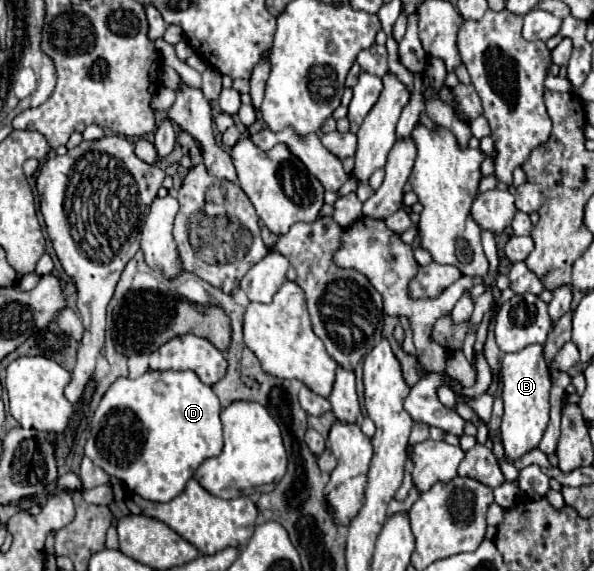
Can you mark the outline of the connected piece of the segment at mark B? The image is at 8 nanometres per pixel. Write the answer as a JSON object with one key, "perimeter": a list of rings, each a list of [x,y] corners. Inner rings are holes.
{"perimeter":[[[533,344],[515,354],[505,354],[501,360],[503,370],[503,402],[505,414],[501,422],[501,440],[505,448],[505,460],[515,462],[525,452],[539,446],[549,422],[549,392],[551,380],[547,372],[547,362],[543,358],[543,346]]]}

